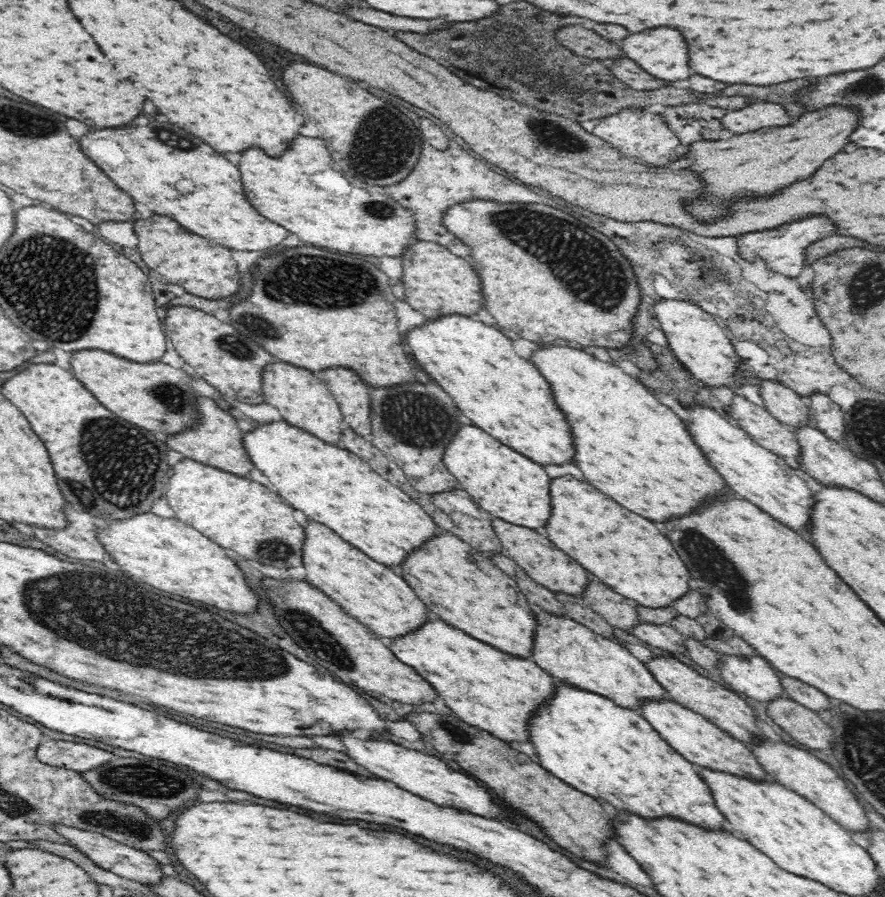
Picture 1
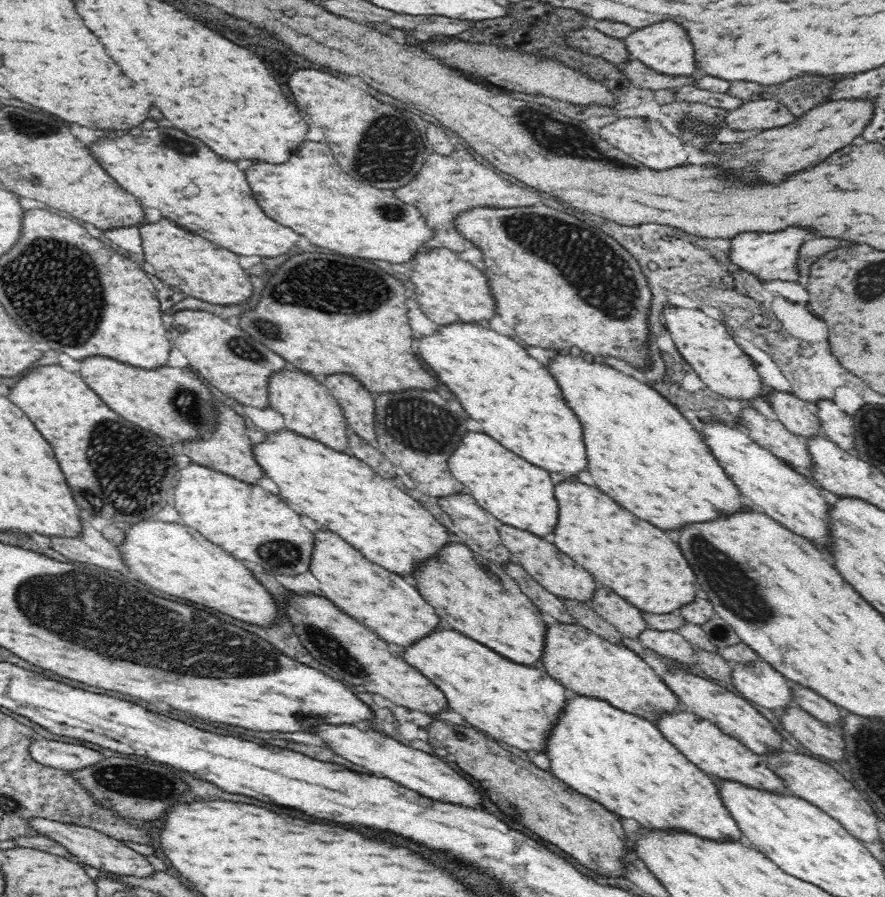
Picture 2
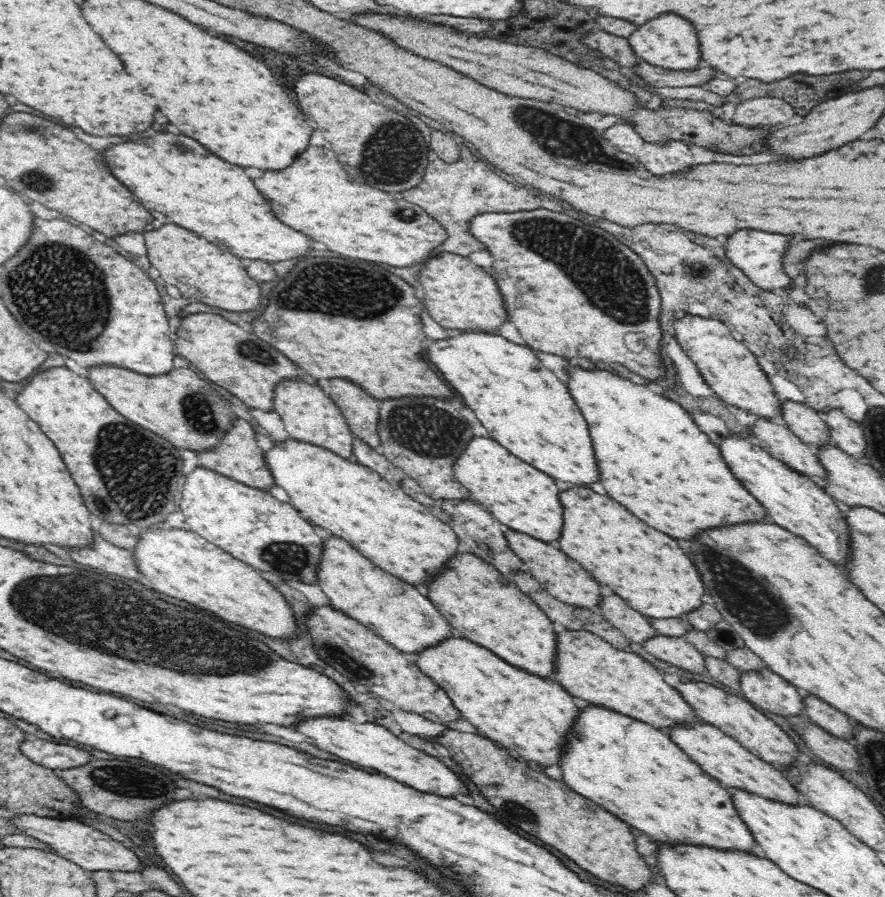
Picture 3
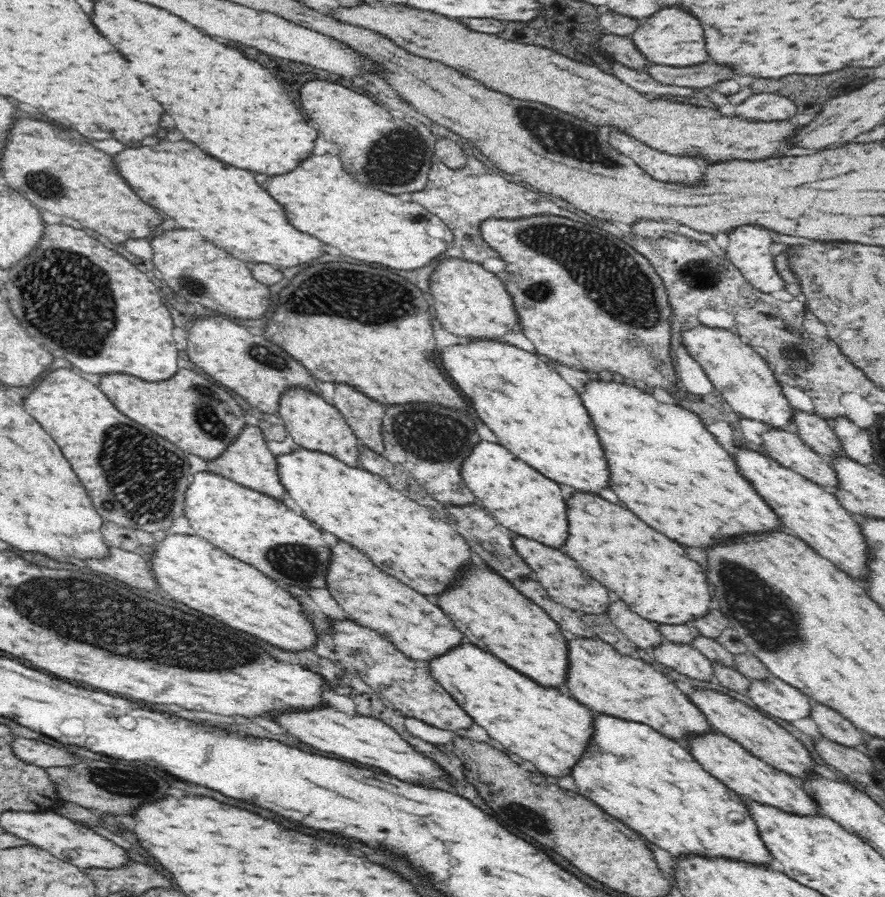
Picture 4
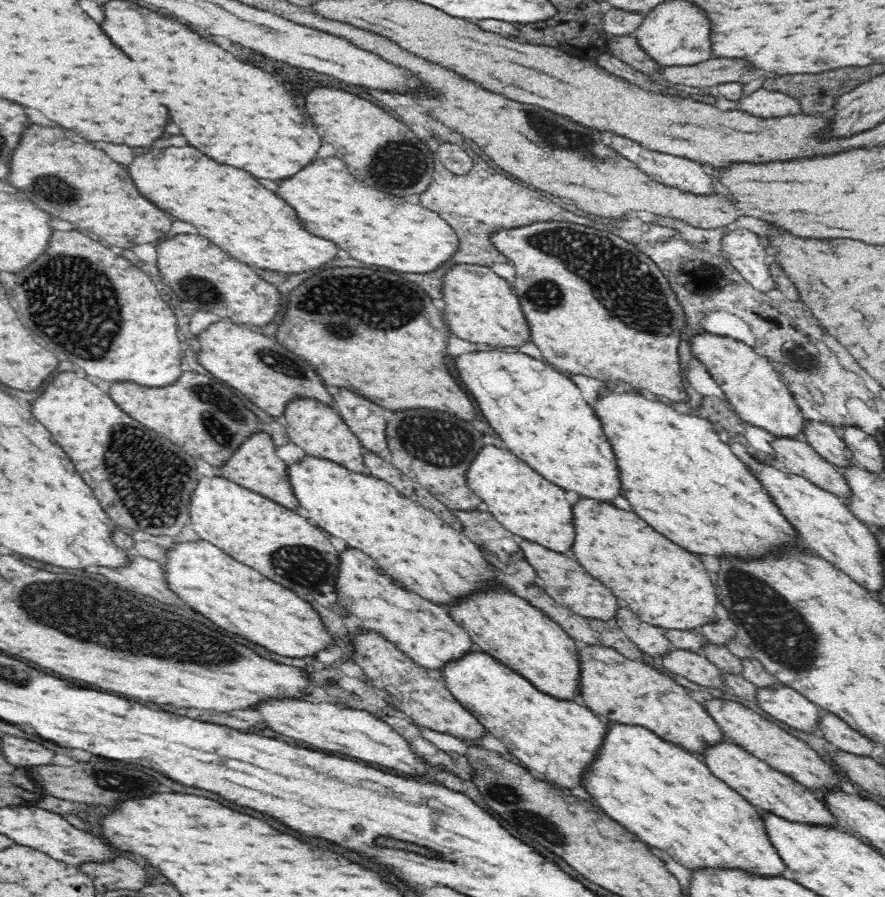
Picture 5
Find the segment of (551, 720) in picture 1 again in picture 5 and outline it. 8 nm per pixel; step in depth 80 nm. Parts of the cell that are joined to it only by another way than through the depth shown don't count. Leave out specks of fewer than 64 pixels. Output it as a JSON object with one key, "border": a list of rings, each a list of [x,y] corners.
{"border":[[[610,723],[610,730],[606,734],[605,746],[598,754],[598,760],[594,762],[592,770],[586,774],[584,778],[584,788],[593,798],[593,803],[597,805],[601,811],[604,811],[610,818],[619,822],[628,832],[635,834],[642,842],[649,848],[660,848],[664,850],[670,858],[674,858],[678,864],[682,864],[684,868],[692,870],[741,870],[749,876],[756,876],[757,878],[785,878],[788,867],[778,851],[778,847],[772,843],[772,838],[768,835],[764,817],[760,815],[760,810],[757,809],[748,799],[745,799],[737,790],[734,790],[728,783],[716,777],[714,773],[708,768],[706,762],[698,755],[684,751],[681,746],[672,745],[666,740],[662,740],[650,730],[642,728],[641,726],[628,726],[624,724]]]}

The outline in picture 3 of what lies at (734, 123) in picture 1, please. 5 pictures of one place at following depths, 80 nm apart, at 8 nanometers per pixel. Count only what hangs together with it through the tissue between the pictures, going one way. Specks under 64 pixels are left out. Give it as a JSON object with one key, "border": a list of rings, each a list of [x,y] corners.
{"border":[[[762,96],[762,98],[750,98],[736,106],[732,120],[744,122],[746,126],[760,126],[760,124],[782,124],[790,116],[794,116],[792,104],[780,98]]]}

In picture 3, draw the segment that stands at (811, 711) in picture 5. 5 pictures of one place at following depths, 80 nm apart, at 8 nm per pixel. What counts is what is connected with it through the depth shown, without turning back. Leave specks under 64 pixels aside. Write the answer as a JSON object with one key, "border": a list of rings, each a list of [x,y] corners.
{"border":[[[768,668],[760,673],[742,674],[742,693],[750,703],[786,719],[804,713],[804,692],[797,686],[784,681]]]}

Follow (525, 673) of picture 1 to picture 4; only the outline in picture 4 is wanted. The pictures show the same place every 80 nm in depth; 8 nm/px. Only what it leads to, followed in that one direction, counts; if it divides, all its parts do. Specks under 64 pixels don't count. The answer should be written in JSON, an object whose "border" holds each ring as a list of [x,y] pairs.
{"border":[[[470,643],[450,650],[444,657],[428,662],[435,679],[456,699],[472,720],[486,730],[493,742],[505,752],[512,752],[530,762],[537,773],[551,780],[571,776],[583,760],[596,734],[595,713],[564,691],[545,689],[518,673],[492,653]]]}

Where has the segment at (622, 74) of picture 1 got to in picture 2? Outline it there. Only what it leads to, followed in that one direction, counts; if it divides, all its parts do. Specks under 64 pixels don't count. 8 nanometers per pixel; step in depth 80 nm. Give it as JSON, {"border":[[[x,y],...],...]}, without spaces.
{"border":[[[638,59],[621,65],[624,75],[641,89],[664,90],[675,89],[692,84],[698,76],[678,76],[660,73]]]}

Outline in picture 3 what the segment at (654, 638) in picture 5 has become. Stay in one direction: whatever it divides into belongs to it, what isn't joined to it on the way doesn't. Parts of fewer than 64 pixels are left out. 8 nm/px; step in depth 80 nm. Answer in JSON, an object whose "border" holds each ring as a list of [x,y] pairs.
{"border":[[[612,592],[604,594],[597,612],[603,614],[615,628],[622,631],[631,643],[644,646],[648,640],[658,636],[644,615],[630,608],[621,596]]]}

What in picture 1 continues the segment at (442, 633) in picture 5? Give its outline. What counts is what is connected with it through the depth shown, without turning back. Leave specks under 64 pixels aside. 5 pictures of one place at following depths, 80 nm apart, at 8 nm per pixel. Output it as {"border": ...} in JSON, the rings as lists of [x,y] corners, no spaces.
{"border":[[[309,520],[304,527],[304,570],[318,590],[361,624],[387,642],[404,639],[420,630],[428,620],[426,604],[416,596],[397,571],[378,564],[327,526]]]}

